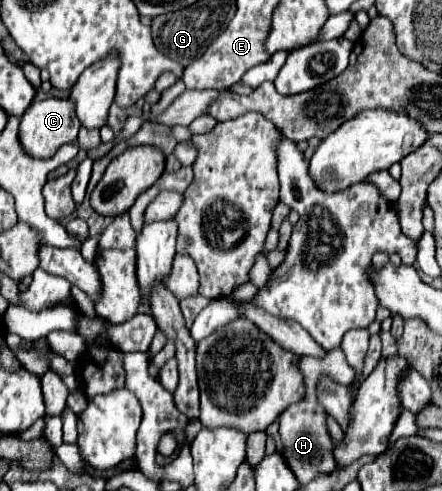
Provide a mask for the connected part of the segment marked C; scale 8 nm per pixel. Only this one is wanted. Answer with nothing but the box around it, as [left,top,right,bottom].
[19,98,79,158]

